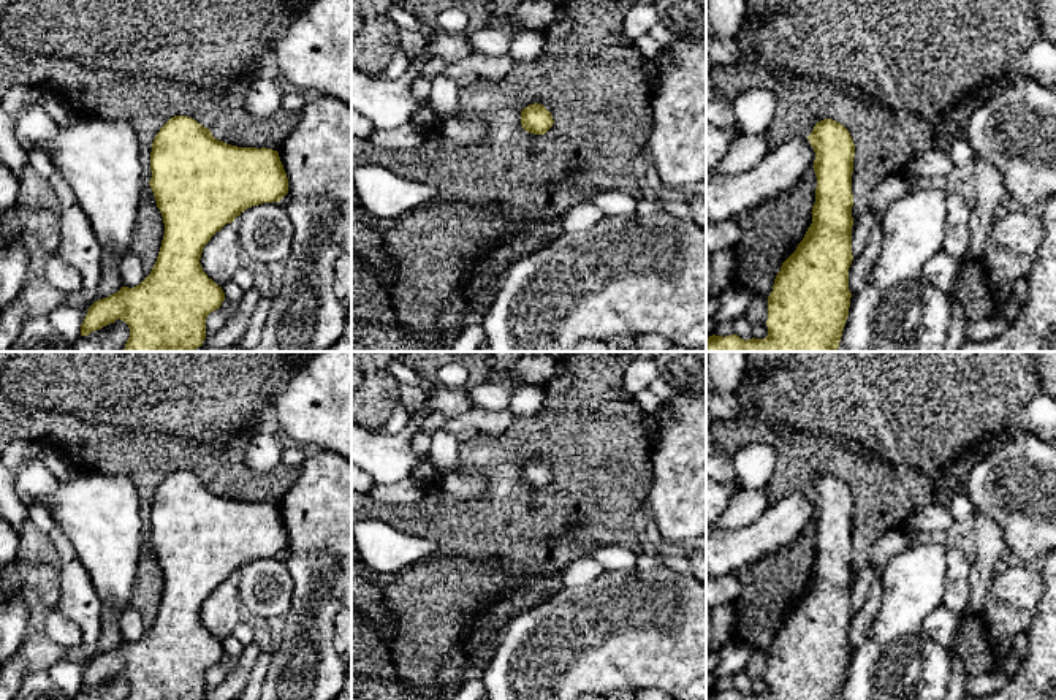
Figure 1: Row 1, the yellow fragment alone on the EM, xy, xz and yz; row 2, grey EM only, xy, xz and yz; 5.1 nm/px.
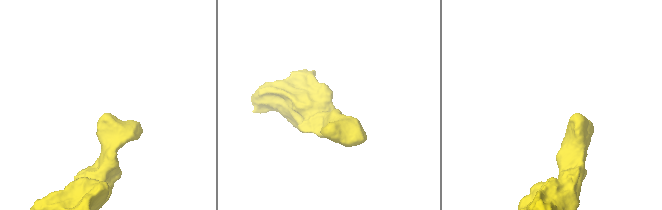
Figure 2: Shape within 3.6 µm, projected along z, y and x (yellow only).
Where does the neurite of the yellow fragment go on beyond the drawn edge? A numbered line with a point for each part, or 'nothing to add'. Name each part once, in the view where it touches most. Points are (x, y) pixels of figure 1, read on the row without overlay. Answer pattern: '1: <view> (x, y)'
nothing to add

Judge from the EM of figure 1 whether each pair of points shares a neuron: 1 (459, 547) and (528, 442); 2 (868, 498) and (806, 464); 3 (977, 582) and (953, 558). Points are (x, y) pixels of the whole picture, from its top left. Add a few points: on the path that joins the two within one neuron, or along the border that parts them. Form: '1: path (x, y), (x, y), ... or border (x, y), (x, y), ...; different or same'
1: path (485, 521), (504, 502), (504, 467); same
2: path (857, 480), (841, 464), (824, 464); same
3: border (971, 566), (971, 604), (960, 610); different

